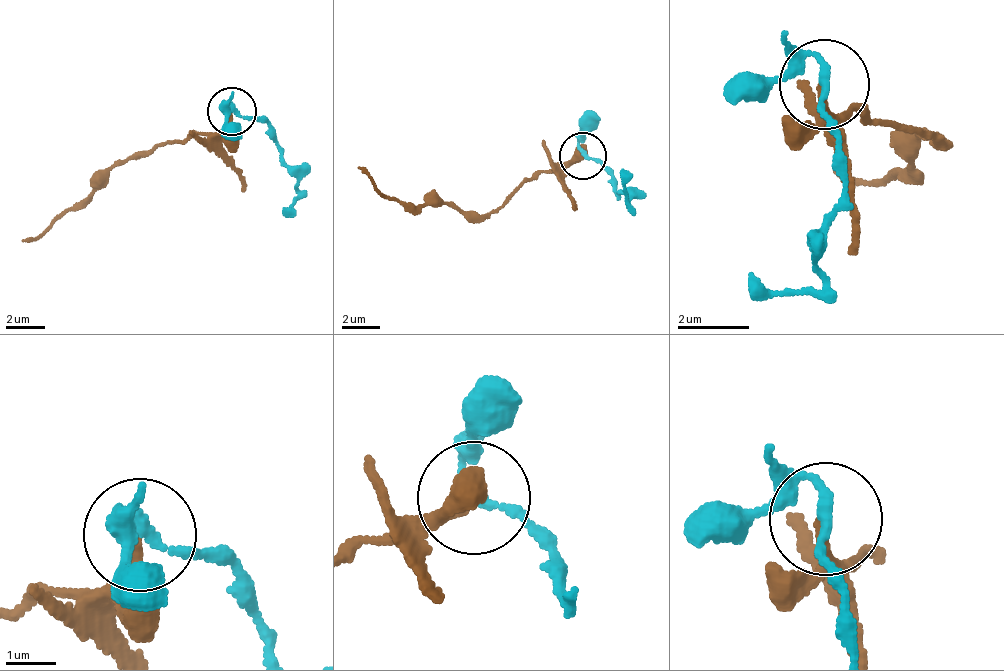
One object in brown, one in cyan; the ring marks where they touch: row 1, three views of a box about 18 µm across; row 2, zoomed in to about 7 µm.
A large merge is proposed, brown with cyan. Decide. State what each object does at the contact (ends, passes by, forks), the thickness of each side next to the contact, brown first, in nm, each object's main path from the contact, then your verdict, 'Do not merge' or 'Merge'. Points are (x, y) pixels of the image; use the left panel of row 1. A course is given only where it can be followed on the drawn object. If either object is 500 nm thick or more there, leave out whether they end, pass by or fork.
At the ring brown ends. At the ring cyan passes by. Thickness 200 nm (brown) against 170 nm. Course of brown: (230, 114), (220, 130), (194, 133), (149, 148), (112, 171), (43, 234), (21, 241). Course of cyan: (231, 112), (266, 126), (277, 151), (299, 179), (299, 192), (288, 212), (282, 207). Do not merge

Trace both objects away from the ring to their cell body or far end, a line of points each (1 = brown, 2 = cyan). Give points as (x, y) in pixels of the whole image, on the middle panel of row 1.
1: (581, 153), (539, 170), (481, 215), (445, 203), (412, 208), (375, 187), (356, 169)
2: (581, 157), (599, 160), (610, 180), (614, 196), (632, 199), (630, 205), (620, 170)

